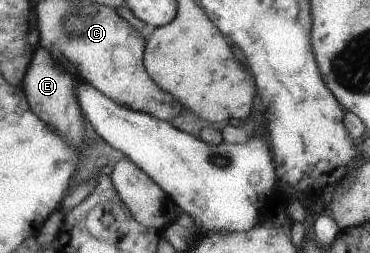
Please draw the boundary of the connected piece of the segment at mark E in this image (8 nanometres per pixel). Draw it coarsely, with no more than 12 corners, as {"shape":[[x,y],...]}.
{"shape":[[35,50],[20,88],[31,109],[82,144],[85,116],[72,76]]}

